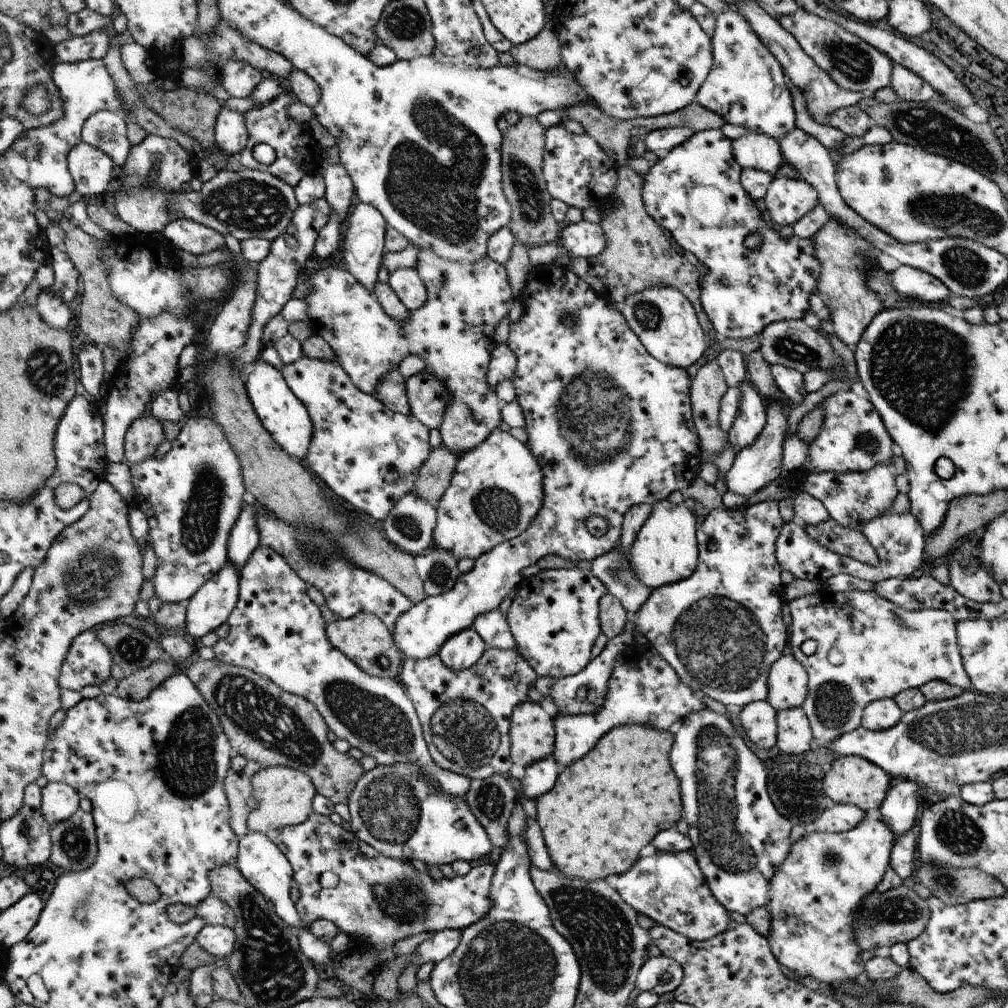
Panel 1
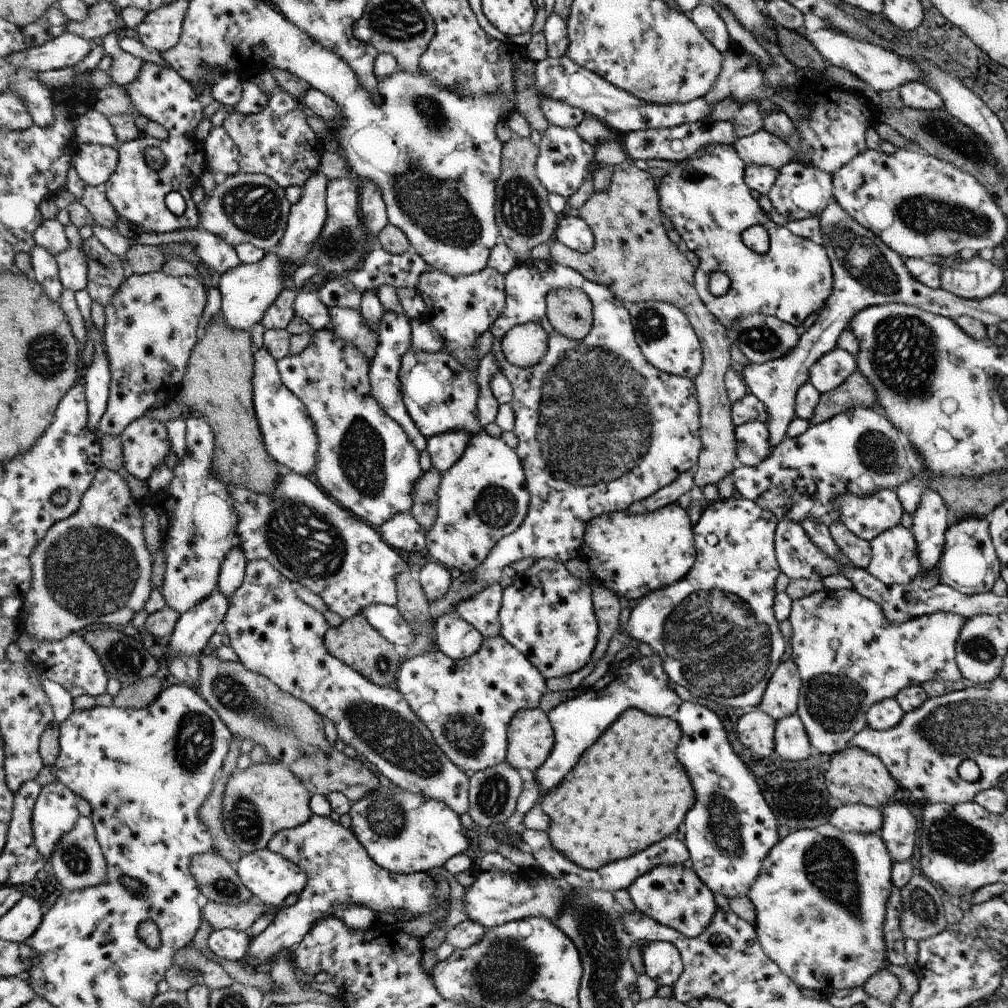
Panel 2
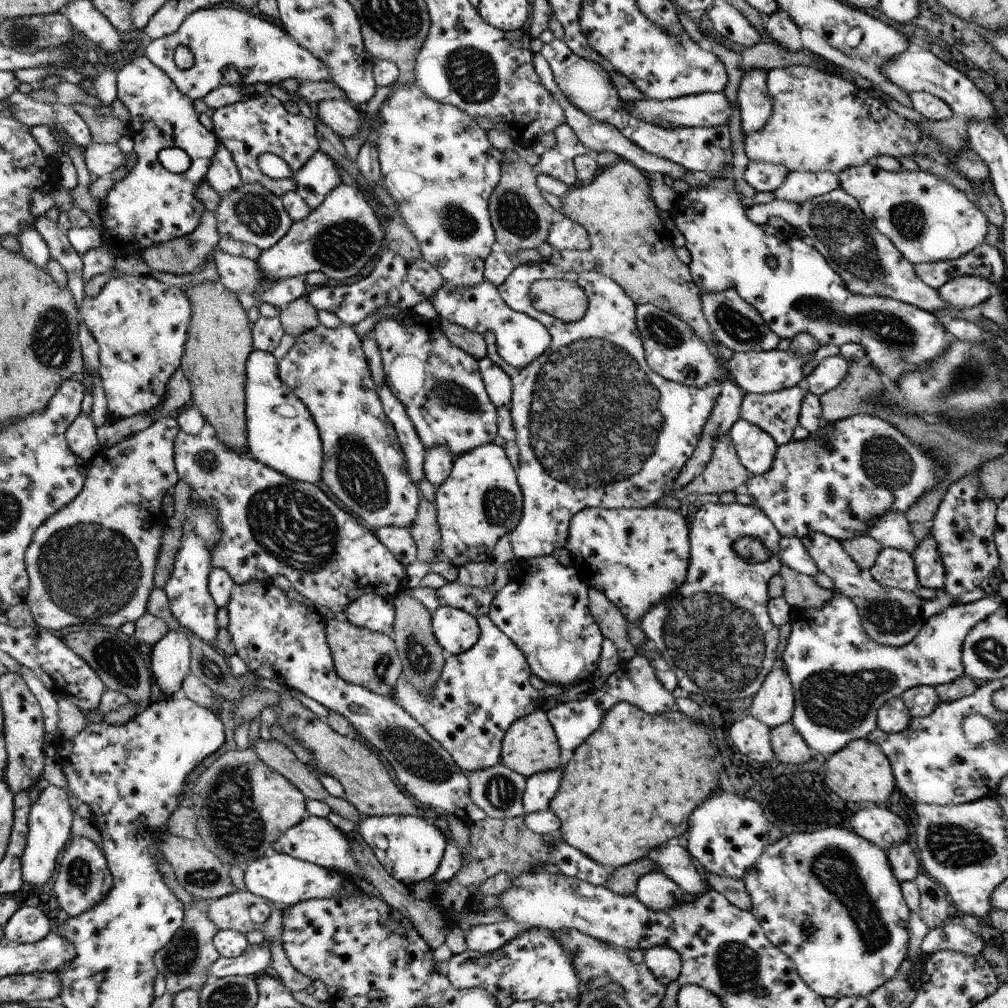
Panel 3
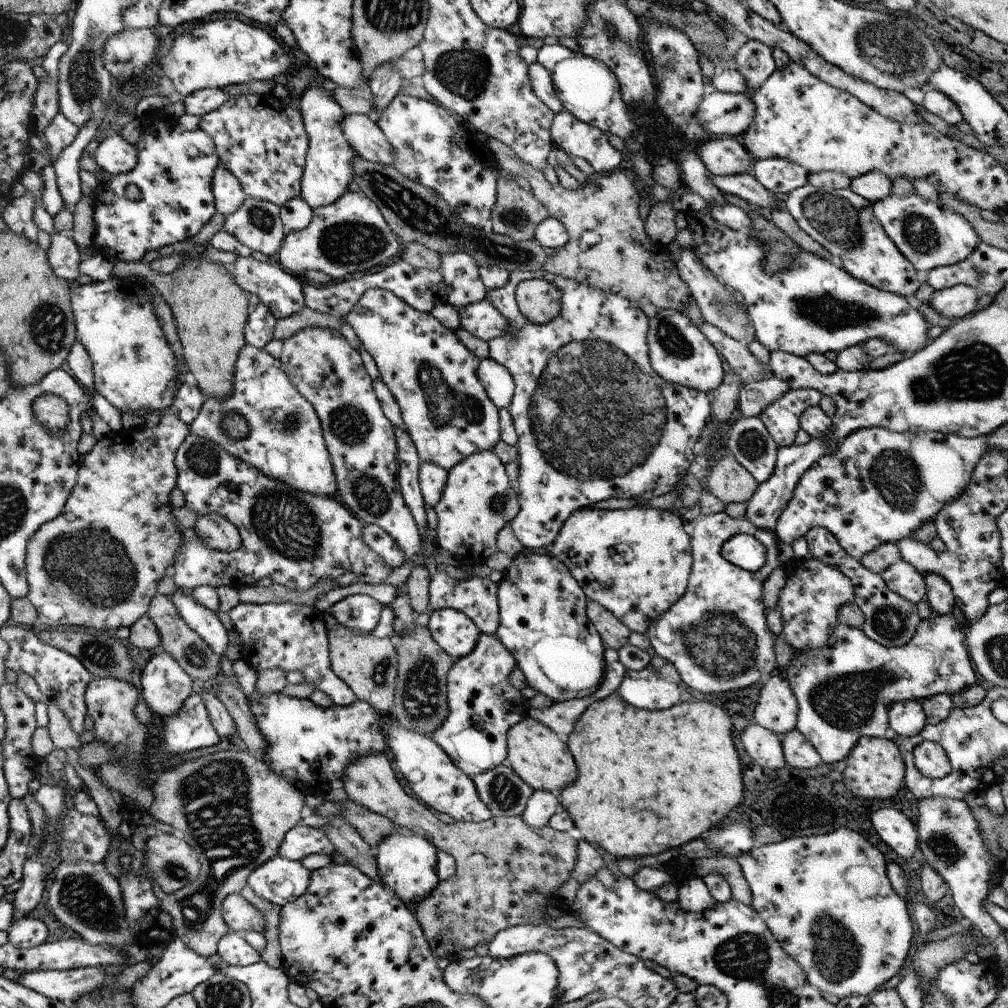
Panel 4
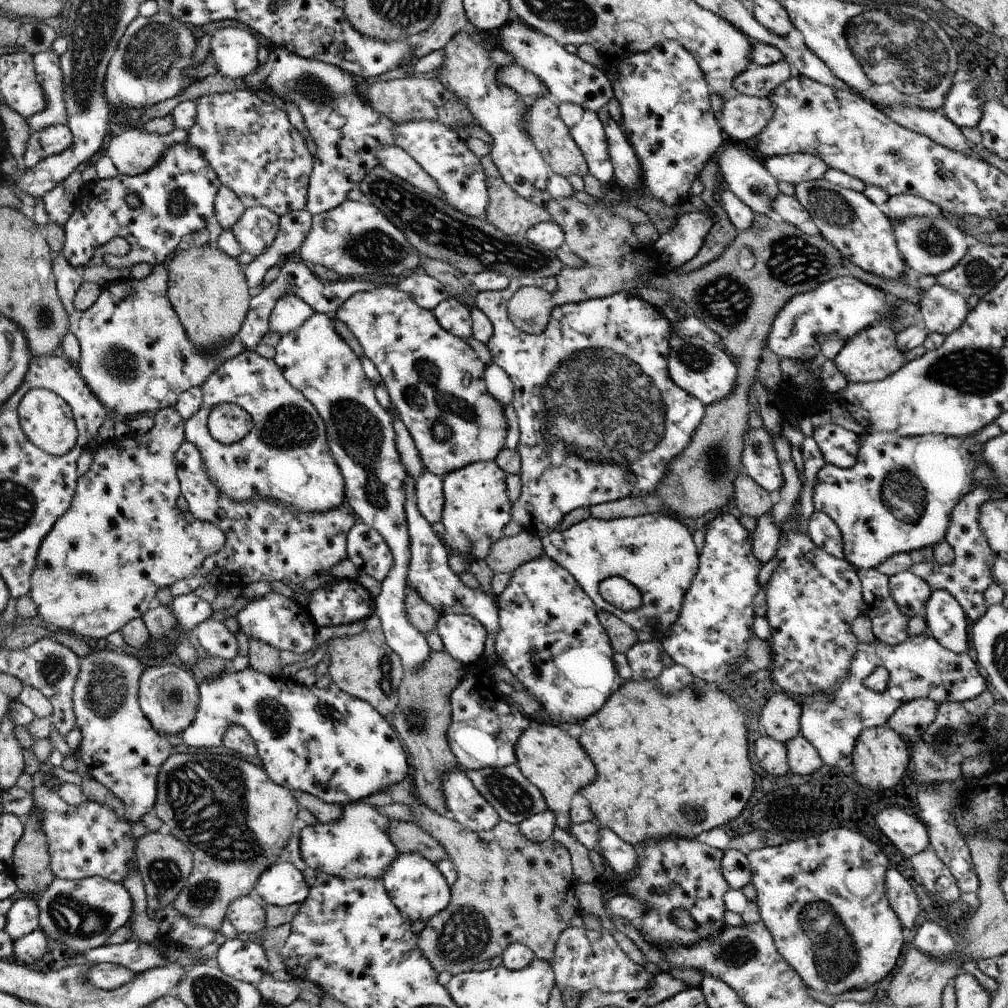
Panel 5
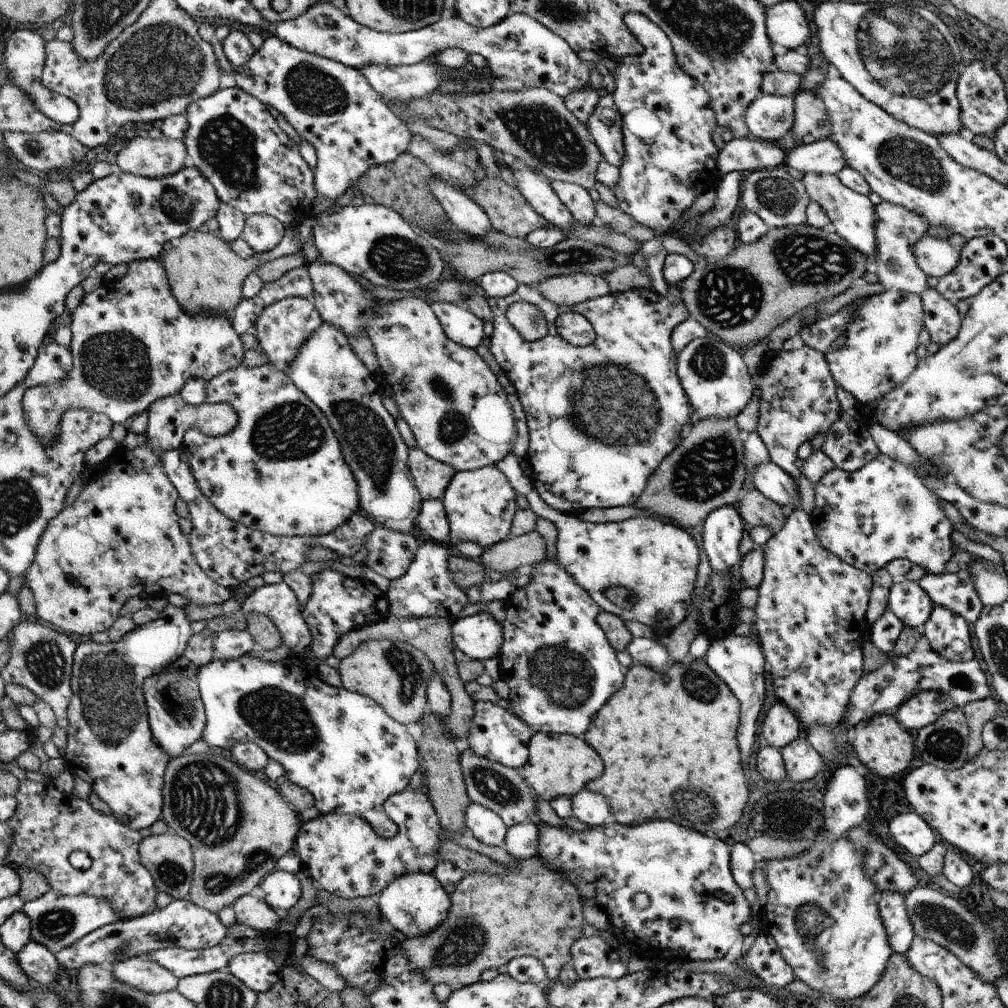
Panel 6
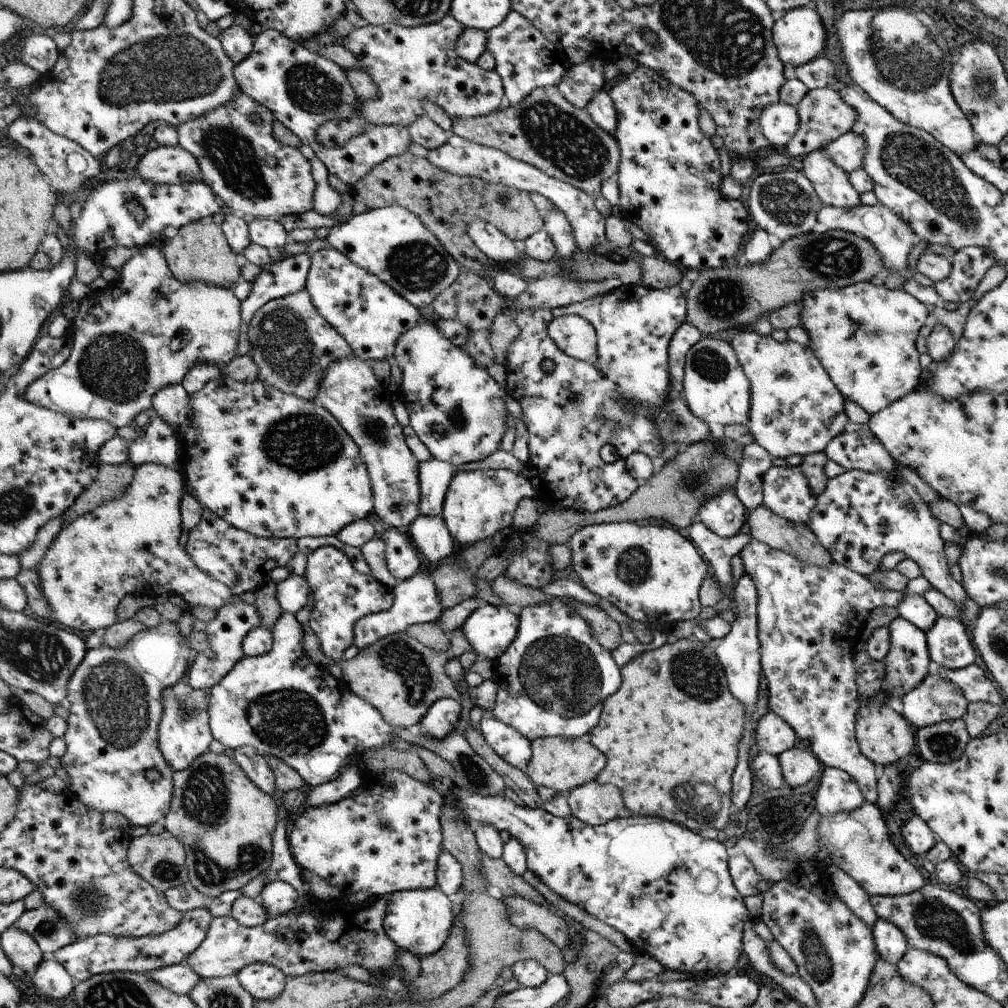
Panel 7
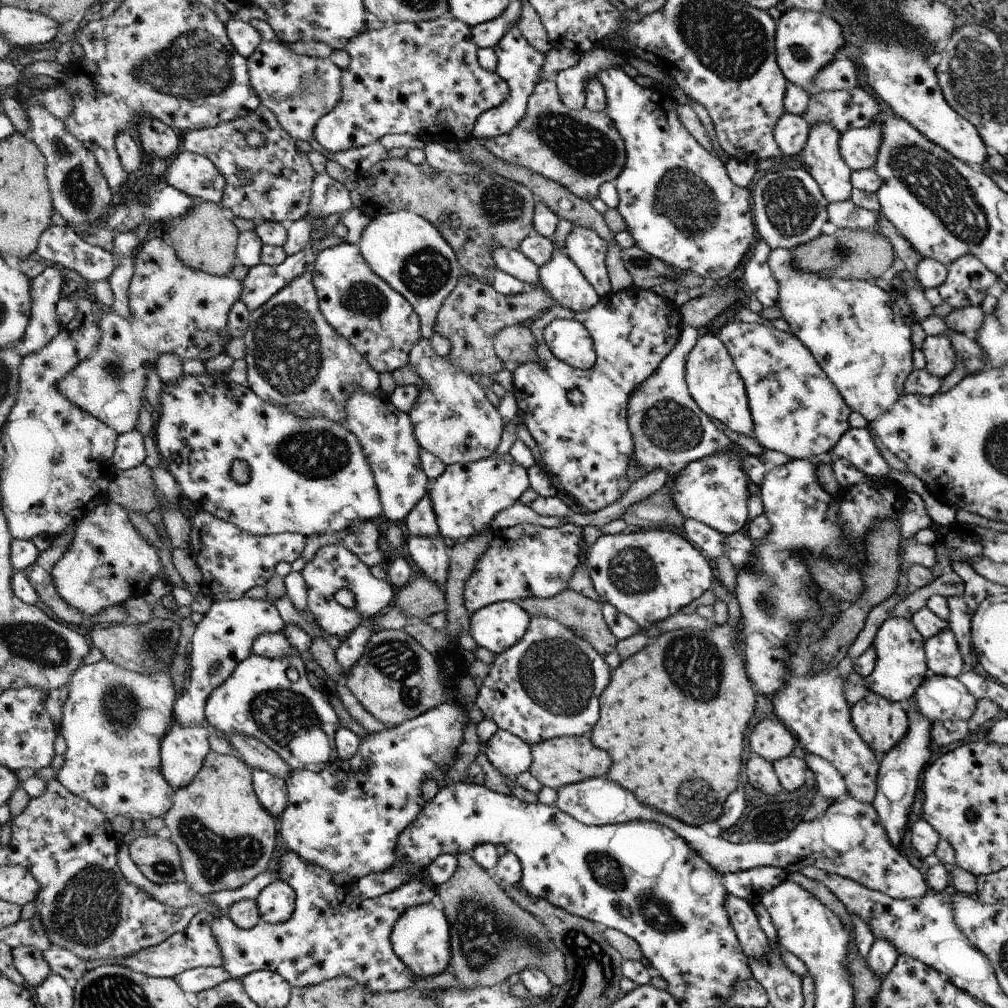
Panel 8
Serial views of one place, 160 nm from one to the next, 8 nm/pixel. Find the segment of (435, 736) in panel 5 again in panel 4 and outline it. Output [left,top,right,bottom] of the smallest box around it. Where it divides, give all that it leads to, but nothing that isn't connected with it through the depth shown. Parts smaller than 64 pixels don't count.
[390,624,456,738]

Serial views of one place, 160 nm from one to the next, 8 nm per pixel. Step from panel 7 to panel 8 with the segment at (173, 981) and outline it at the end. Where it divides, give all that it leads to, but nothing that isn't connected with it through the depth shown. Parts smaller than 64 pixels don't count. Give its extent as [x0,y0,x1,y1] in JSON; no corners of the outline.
[174,967,232,998]

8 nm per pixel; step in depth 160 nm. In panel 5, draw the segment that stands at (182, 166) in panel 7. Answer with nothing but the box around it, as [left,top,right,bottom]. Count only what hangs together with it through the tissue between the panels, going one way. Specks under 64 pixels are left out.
[106,128,187,176]

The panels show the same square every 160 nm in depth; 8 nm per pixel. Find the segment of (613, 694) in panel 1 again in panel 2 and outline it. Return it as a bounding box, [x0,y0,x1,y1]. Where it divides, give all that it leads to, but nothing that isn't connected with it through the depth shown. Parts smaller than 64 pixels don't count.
[533,656,683,795]

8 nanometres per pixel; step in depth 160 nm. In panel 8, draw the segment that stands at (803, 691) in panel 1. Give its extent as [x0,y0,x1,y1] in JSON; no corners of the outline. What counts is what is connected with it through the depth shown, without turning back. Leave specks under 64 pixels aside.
[748,719,798,763]

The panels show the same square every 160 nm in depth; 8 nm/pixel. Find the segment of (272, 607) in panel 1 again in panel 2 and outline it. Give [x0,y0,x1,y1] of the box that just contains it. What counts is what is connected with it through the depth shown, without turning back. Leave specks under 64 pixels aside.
[221,560,469,812]

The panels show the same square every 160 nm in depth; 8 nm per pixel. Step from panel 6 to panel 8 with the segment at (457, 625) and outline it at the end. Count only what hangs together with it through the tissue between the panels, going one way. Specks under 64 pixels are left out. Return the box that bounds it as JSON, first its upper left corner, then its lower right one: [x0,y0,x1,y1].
[469,601,532,655]

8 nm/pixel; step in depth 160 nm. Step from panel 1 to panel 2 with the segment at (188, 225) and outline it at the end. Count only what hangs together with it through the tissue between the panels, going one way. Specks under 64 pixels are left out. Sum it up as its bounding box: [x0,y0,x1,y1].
[135,228,241,276]

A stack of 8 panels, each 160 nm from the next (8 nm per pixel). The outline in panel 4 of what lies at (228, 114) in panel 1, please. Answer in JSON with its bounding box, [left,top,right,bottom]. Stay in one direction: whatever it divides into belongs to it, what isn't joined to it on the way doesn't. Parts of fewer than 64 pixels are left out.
[213,162,247,216]

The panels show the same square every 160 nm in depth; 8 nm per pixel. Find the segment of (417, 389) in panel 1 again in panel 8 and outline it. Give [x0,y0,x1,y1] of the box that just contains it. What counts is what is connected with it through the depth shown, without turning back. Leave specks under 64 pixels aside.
[410,339,506,465]

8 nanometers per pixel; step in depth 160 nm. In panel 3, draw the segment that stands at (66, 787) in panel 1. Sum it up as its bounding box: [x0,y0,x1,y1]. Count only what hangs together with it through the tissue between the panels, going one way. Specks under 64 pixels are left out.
[24,785,72,886]

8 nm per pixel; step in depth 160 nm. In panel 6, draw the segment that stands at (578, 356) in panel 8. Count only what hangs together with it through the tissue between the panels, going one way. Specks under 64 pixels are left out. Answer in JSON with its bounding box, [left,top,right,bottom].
[556,311,596,347]

